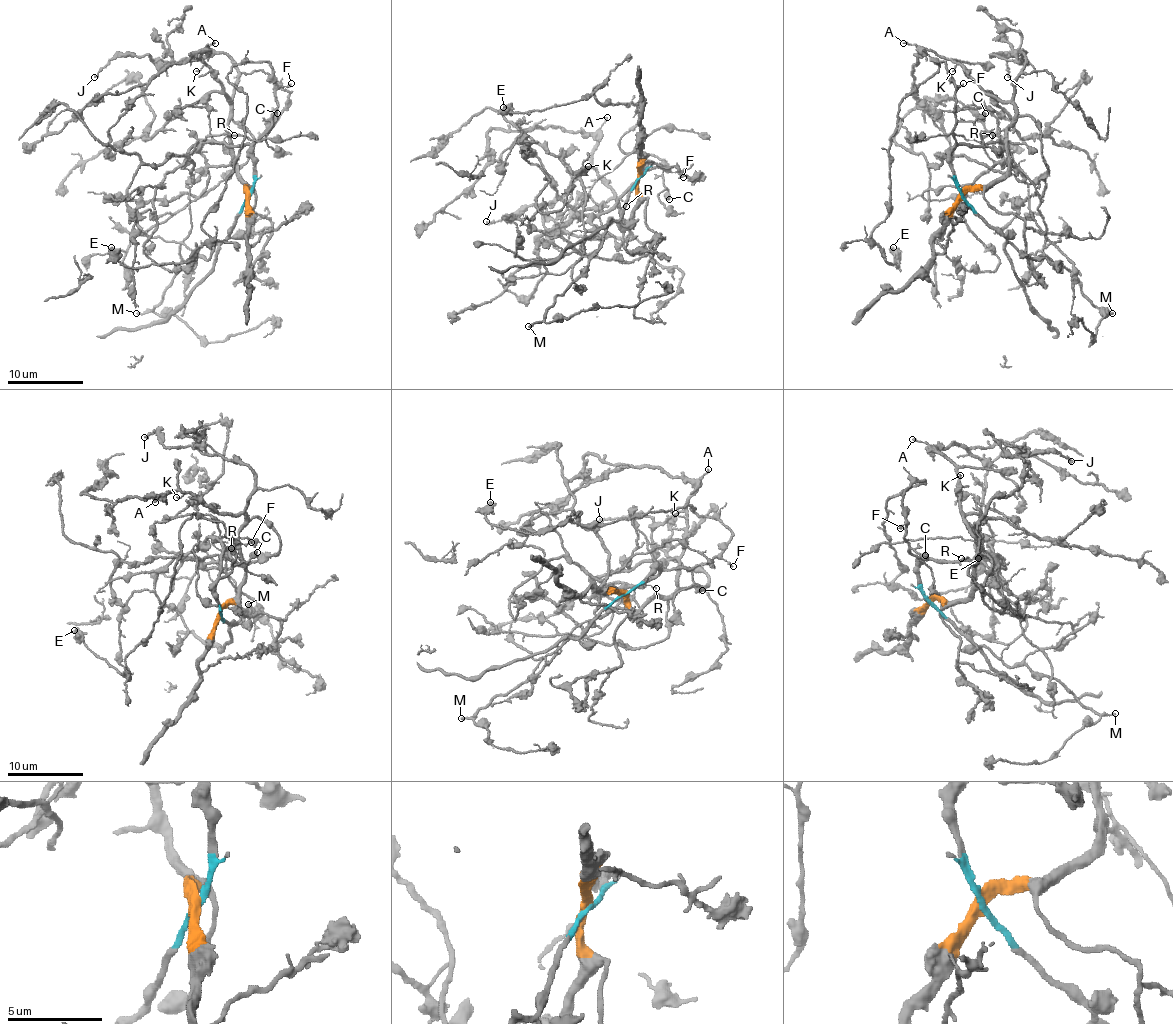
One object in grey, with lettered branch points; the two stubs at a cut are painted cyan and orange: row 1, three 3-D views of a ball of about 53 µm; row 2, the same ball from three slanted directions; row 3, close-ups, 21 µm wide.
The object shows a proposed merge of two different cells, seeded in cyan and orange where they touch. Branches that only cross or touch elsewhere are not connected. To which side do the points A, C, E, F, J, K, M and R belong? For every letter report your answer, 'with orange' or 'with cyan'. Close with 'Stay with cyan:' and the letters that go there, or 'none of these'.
A: with orange
C: with cyan
E: with cyan
F: with cyan
J: with orange
K: with orange
M: with cyan
R: with cyan
Stay with cyan: C, E, F, M, R

